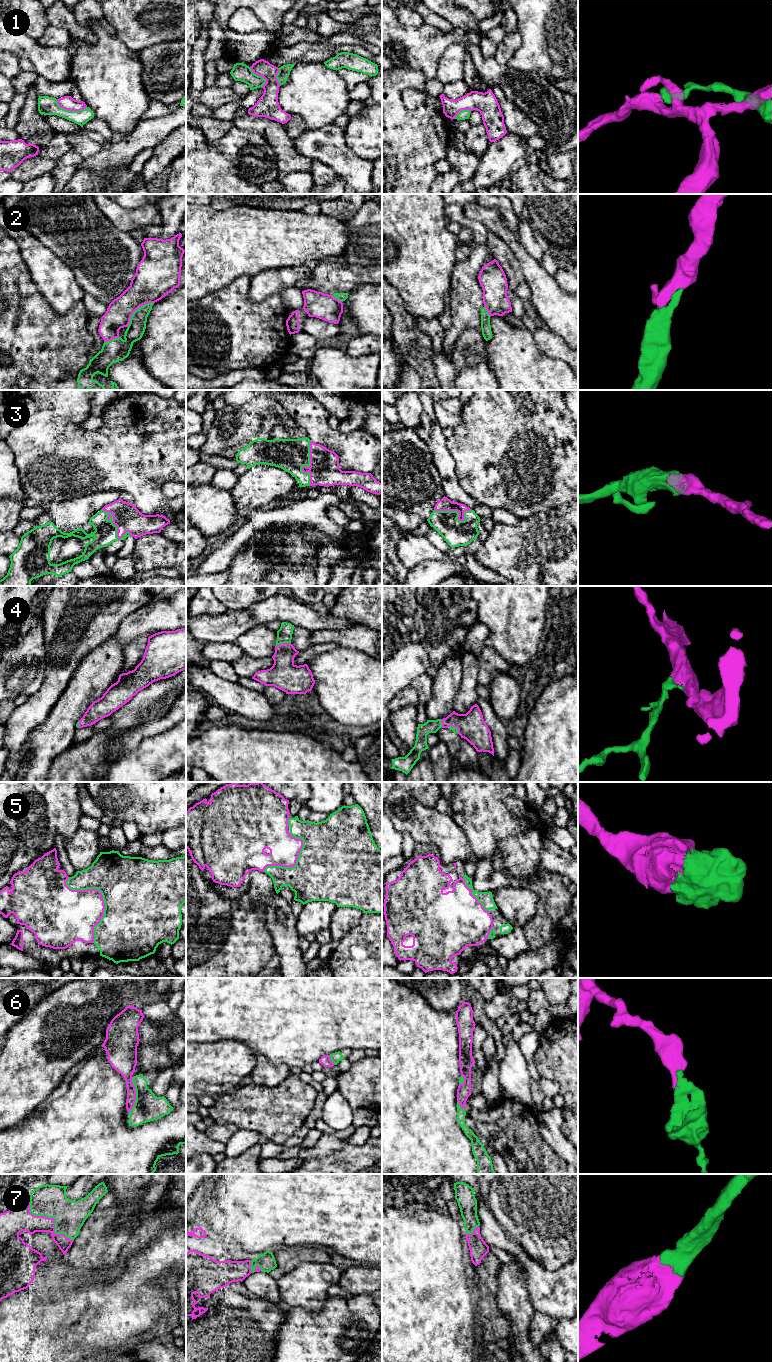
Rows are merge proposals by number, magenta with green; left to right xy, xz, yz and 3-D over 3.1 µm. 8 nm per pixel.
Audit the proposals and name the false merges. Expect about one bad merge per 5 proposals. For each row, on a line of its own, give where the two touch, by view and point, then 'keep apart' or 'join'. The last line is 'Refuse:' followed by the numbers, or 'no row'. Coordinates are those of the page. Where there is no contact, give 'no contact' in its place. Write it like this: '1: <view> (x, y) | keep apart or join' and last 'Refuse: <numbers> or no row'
1: xy (70, 110) | keep apart
2: xy (136, 309) | join
3: xy (117, 527) | join
4: xz (282, 644) | join
5: xy (102, 897) | join
6: xy (135, 1095) | join
7: xy (50, 1218) | join
Refuse: 1

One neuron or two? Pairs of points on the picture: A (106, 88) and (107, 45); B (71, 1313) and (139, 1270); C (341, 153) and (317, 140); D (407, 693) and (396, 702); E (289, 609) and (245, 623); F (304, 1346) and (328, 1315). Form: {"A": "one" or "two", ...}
{"A": "one", "B": "one", "C": "one", "D": "one", "E": "two", "F": "one"}

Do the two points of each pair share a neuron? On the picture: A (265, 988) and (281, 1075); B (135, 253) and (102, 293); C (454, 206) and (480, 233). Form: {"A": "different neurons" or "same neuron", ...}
{"A": "different neurons", "B": "same neuron", "C": "same neuron"}

